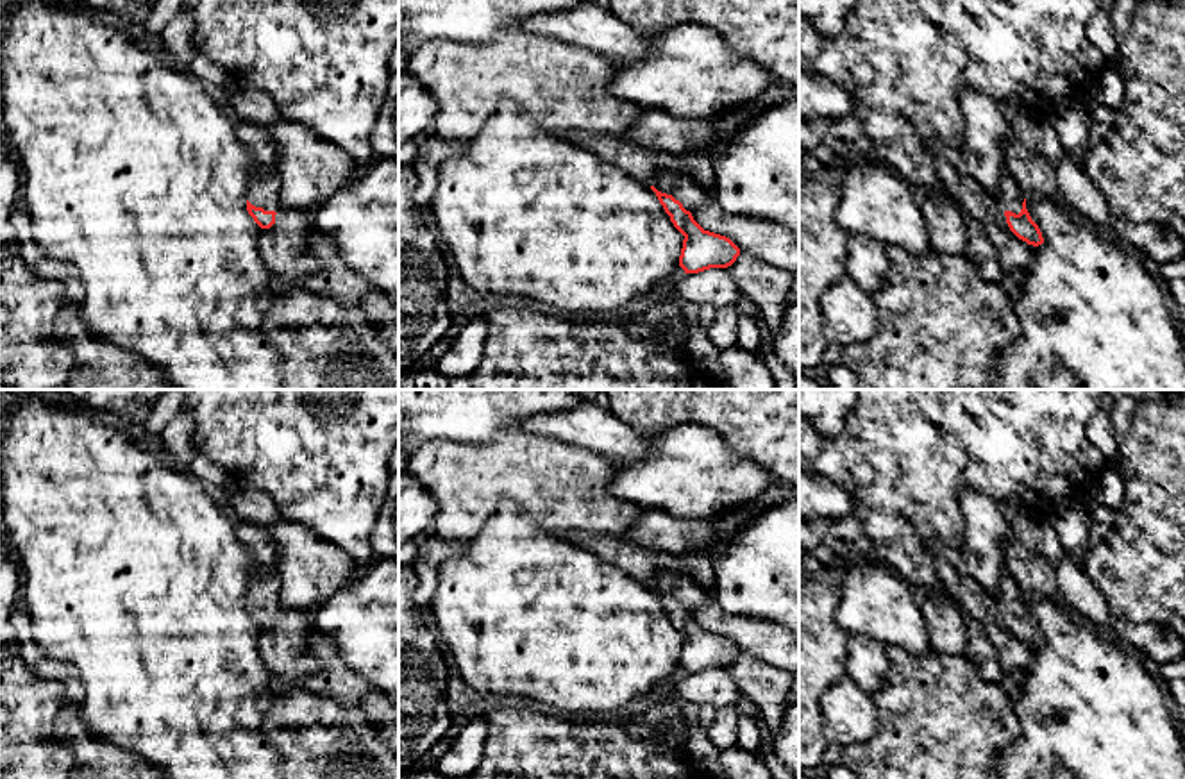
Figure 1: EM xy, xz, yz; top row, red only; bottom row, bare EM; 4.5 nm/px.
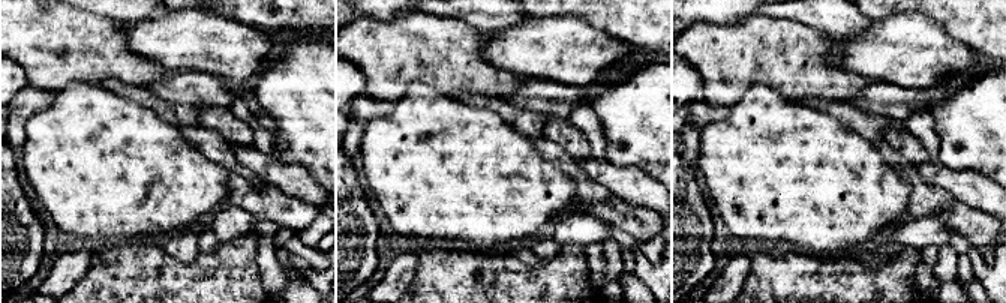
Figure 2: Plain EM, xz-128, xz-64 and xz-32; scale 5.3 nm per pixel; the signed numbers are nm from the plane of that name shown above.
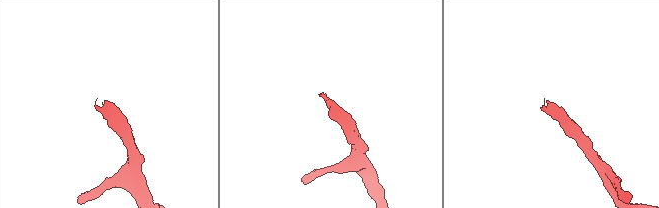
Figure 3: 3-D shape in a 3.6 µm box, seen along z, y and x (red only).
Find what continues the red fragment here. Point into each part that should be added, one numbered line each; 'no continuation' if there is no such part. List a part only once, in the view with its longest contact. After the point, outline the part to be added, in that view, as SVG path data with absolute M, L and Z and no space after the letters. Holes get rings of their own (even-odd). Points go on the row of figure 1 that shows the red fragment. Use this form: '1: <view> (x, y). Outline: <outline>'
1: xy (263, 192). Outline: M257 175L248 188L247 200L256 207L277 213L281 209L277 175Z

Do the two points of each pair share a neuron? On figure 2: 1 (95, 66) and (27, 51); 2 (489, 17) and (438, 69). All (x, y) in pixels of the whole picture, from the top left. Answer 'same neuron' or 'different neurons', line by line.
1: same neuron
2: different neurons

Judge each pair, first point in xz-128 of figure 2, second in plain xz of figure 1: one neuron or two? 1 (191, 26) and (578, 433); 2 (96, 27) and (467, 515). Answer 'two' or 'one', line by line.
1: two
2: one

